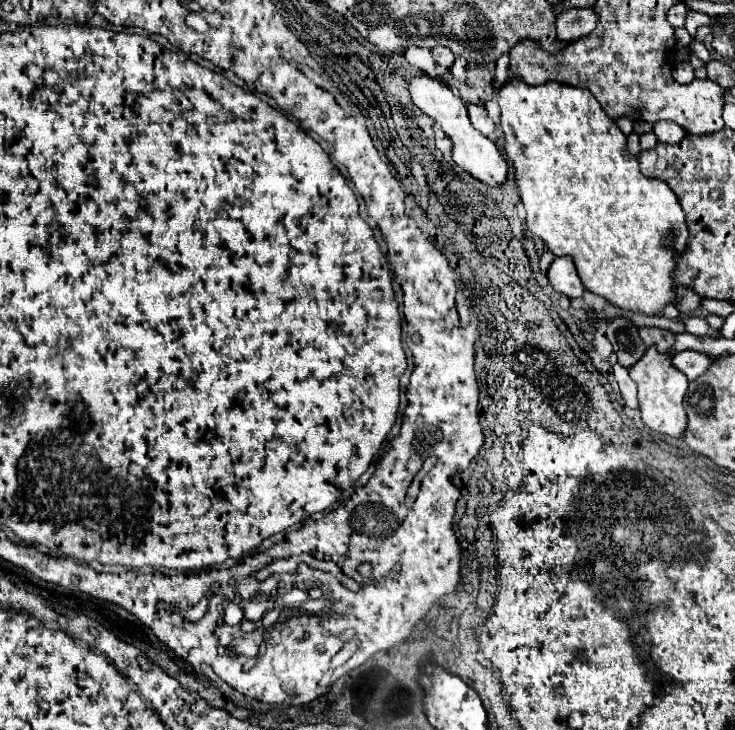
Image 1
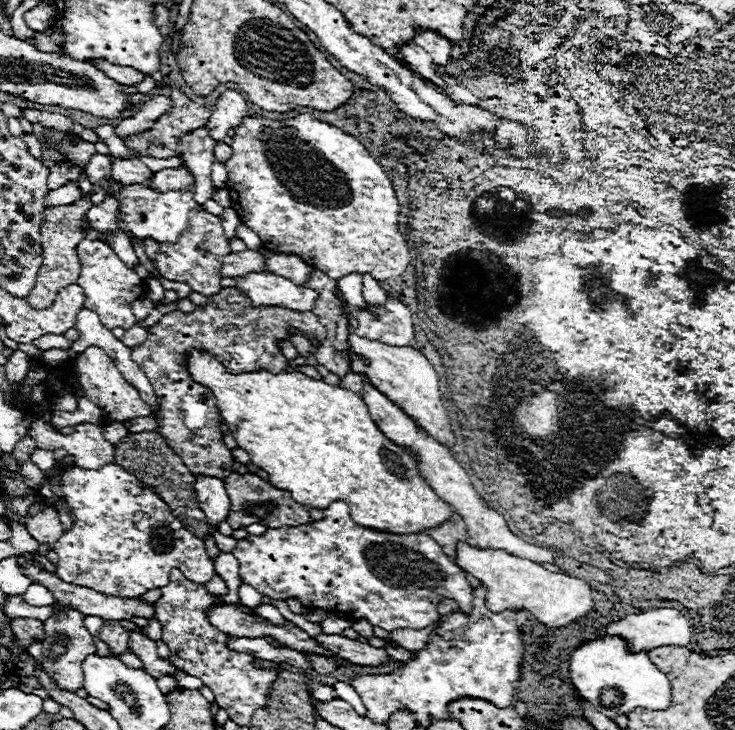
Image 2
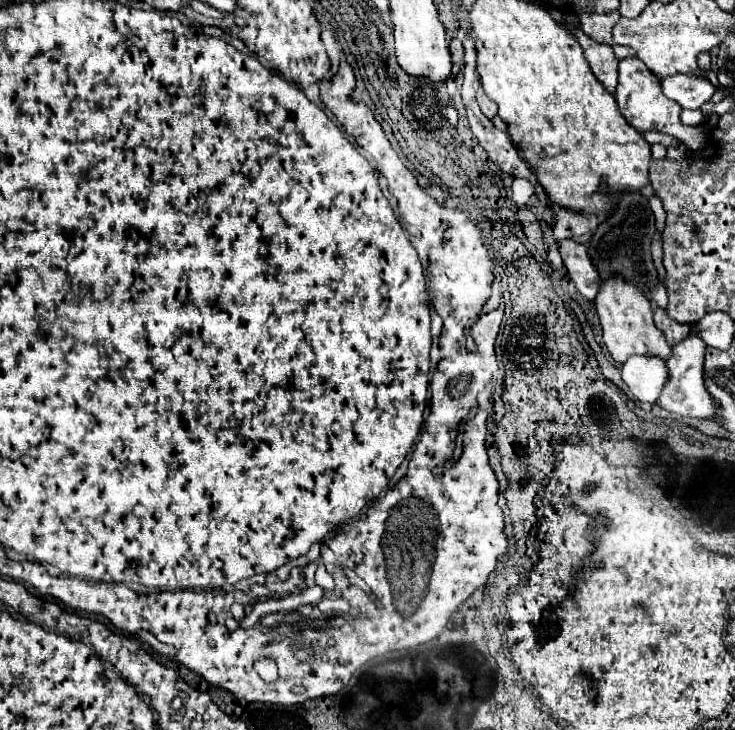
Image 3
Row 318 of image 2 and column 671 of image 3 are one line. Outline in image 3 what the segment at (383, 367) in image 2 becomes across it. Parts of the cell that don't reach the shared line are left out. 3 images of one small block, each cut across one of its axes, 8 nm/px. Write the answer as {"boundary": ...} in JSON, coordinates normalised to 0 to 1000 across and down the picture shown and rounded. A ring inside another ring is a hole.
{"boundary":[[[835,378],[827,386],[816,389],[816,400],[808,414],[816,433],[819,455],[822,455],[819,466],[838,499],[849,499],[863,485],[895,488],[901,493],[909,493],[914,488],[914,477],[903,466],[901,455],[890,447],[884,411],[876,408],[876,403],[865,397],[865,392],[849,386],[844,378]]]}

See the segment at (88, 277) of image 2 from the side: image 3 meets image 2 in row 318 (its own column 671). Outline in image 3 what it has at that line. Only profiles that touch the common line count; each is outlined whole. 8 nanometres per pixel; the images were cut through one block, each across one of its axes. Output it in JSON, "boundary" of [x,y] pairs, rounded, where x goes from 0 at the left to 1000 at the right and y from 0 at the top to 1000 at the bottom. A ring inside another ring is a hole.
{"boundary":[[[849,79],[841,88],[841,121],[835,129],[841,148],[846,153],[846,159],[854,164],[857,173],[863,173],[868,181],[901,181],[901,184],[912,184],[920,192],[925,192],[928,197],[933,197],[939,205],[950,205],[958,203],[961,197],[961,181],[952,173],[931,173],[925,167],[925,145],[914,137],[909,137],[901,129],[901,118],[895,112],[895,107],[876,90],[876,85],[871,85],[868,79]]]}

